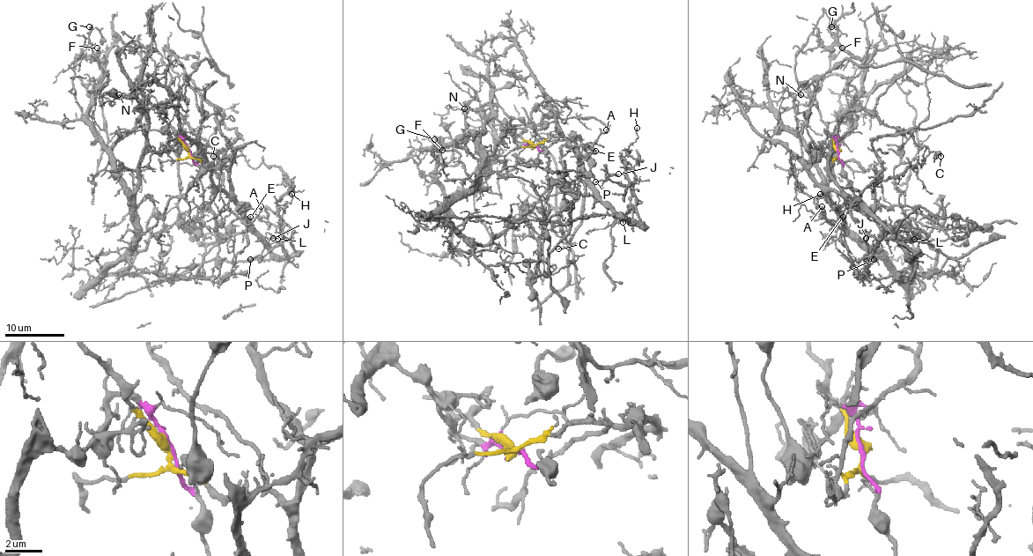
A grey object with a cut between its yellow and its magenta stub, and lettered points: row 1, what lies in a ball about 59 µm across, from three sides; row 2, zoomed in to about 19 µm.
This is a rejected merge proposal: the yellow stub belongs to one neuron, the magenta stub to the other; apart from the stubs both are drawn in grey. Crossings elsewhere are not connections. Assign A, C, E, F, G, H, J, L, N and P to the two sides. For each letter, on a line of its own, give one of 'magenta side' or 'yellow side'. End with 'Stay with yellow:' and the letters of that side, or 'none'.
A: yellow side
C: yellow side
E: yellow side
F: magenta side
G: magenta side
H: yellow side
J: yellow side
L: yellow side
N: magenta side
P: yellow side
Stay with yellow: A, C, E, H, J, L, P

